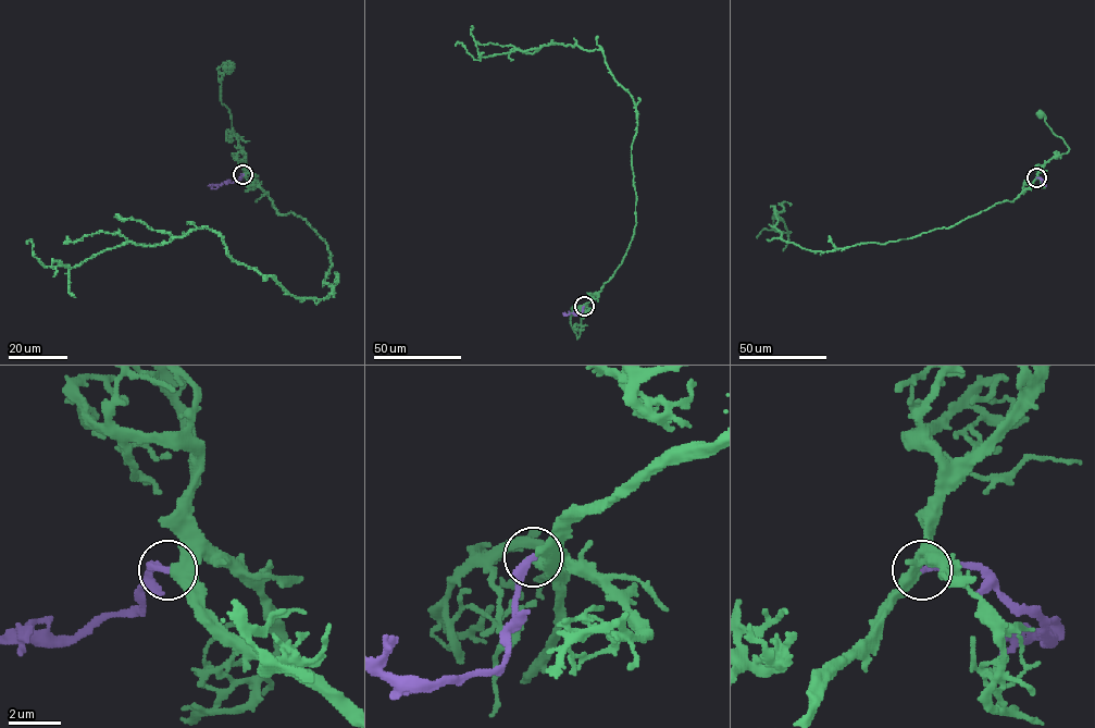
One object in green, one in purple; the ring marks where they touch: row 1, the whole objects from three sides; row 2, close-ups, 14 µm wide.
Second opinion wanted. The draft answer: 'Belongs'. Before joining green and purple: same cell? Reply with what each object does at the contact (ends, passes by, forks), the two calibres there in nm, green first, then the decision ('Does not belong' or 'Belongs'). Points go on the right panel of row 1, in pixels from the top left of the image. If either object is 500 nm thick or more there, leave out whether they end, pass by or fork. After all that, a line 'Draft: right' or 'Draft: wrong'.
At the ring green passes by. At the ring purple ends. Thickness 360 nm (green) against 280 nm. Belongs
Draft: right

